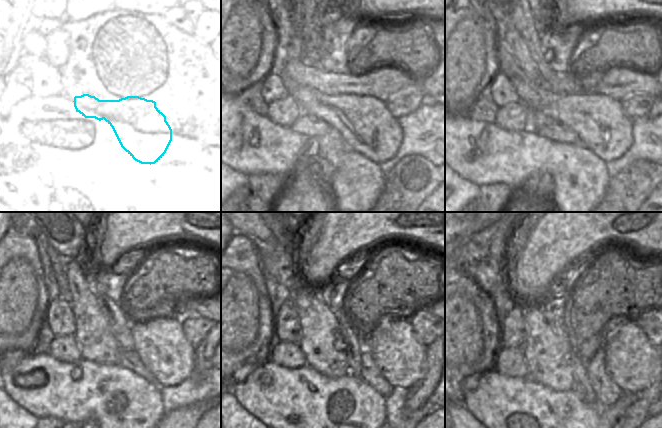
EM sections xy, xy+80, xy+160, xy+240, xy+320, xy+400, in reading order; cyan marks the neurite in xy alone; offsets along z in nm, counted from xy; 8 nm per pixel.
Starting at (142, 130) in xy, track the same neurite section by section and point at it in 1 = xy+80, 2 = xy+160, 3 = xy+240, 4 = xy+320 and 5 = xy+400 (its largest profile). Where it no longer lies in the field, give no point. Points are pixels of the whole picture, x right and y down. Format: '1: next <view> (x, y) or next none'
1: next xy+80 (365, 124)
2: next xy+160 (598, 120)
3: next xy+240 (161, 345)
4: next xy+320 (396, 352)
5: next xy+400 (632, 362)

